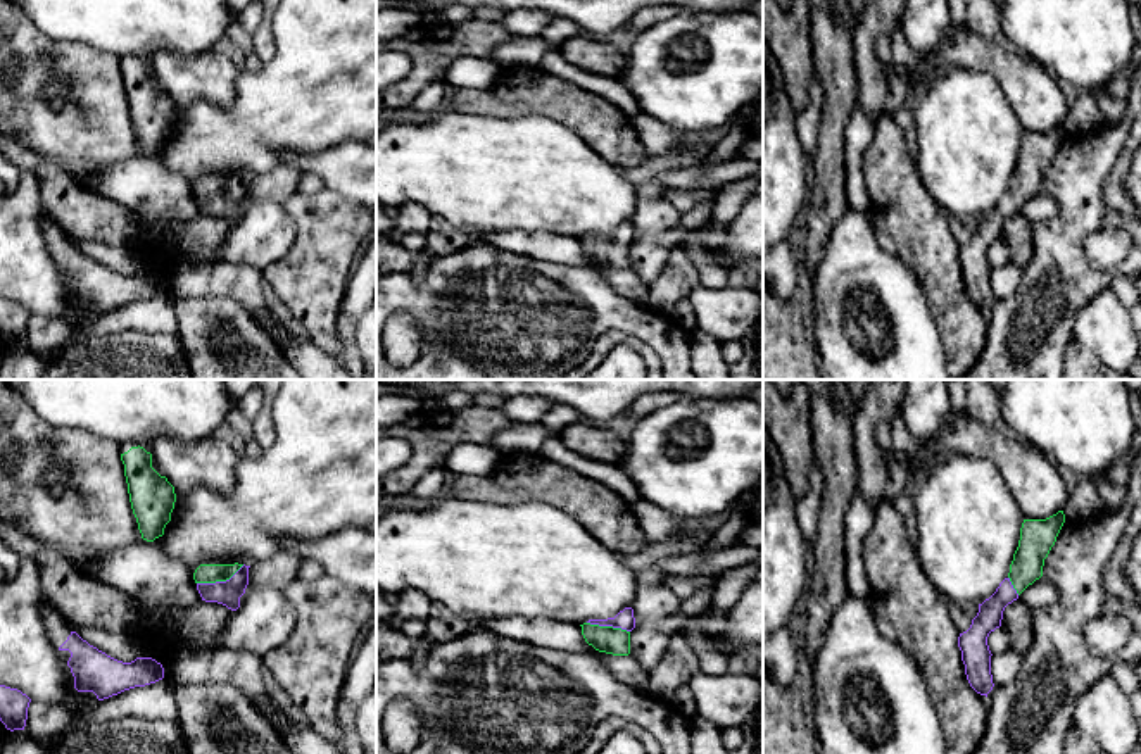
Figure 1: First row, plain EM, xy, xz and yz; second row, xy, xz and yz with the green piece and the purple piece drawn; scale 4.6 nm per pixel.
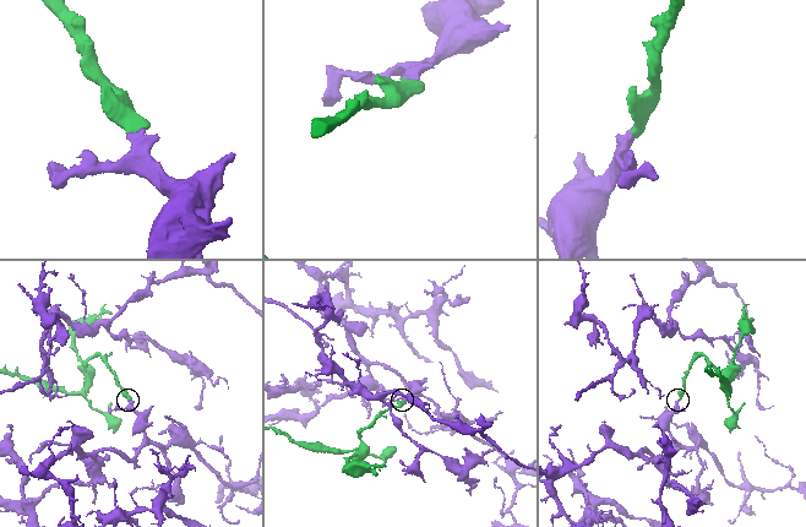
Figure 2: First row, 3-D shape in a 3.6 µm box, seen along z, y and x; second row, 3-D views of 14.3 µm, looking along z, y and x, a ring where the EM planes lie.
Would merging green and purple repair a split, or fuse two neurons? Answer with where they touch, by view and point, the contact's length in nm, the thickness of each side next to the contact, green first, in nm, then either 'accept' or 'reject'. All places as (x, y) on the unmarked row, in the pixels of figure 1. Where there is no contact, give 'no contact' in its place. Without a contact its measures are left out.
meets green in xy at (220, 194); contact 240 nm long; 100 nm thick on the green side, 120 nm on the other; accept

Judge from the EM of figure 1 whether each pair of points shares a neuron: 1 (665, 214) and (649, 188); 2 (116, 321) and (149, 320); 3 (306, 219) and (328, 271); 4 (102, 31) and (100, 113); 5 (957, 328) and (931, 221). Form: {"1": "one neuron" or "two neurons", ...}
{"1": "one neuron", "2": "one neuron", "3": "one neuron", "4": "two neurons", "5": "one neuron"}

